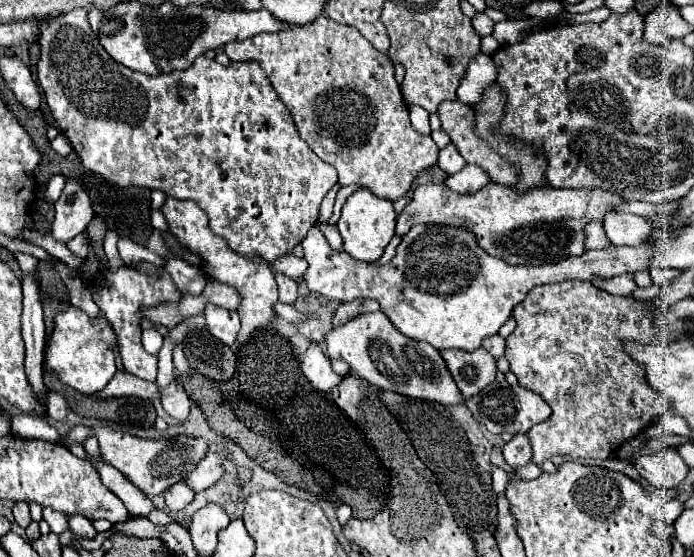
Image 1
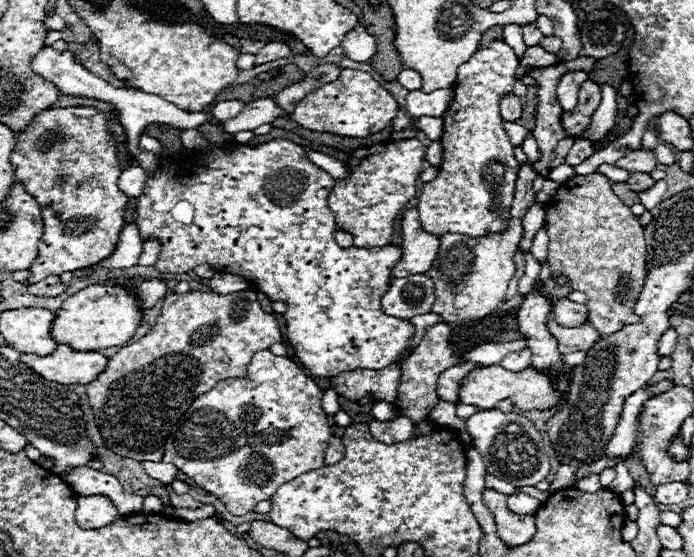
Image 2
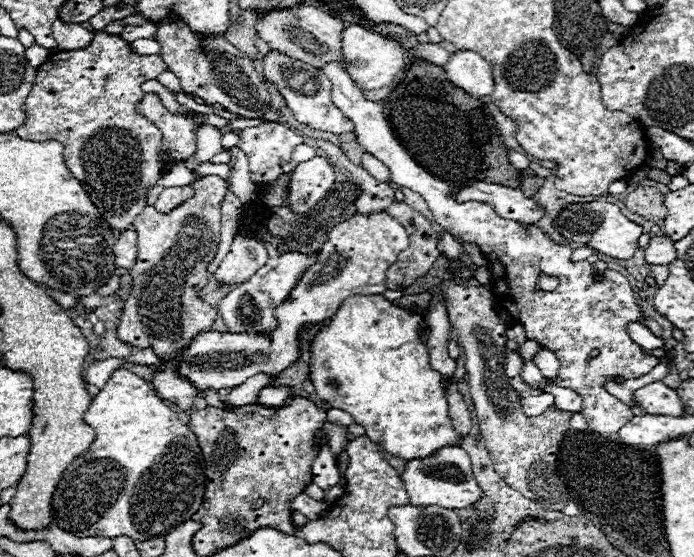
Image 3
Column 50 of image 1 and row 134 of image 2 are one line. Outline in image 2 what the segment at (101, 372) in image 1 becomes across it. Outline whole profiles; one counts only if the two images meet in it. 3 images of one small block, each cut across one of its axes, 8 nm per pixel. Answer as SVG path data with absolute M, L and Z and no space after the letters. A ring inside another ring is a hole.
M344 68L338 80L322 84L310 92L294 110L292 120L314 132L330 132L342 138L366 138L380 132L396 116L398 104L388 90L380 86L368 72Z

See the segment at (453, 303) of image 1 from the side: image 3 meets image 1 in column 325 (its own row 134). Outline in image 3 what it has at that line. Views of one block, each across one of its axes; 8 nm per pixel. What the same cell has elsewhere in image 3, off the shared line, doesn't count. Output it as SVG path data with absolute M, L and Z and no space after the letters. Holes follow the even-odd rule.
M278 122L234 132L240 136L238 148L248 156L252 180L264 186L282 174L280 160L288 160L292 148L304 142L300 134Z

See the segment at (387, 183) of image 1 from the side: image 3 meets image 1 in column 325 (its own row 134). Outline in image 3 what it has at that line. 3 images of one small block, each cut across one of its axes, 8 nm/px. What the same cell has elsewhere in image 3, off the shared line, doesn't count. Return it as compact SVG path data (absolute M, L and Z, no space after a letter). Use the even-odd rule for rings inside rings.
M100 32L94 36L90 46L82 50L52 52L48 60L38 68L34 88L24 102L26 122L16 130L16 134L22 140L30 142L62 142L64 160L72 176L80 180L82 186L86 186L92 204L98 208L100 216L116 234L122 234L126 228L132 226L134 218L146 206L146 196L150 188L160 178L158 146L162 142L162 134L150 120L136 114L136 104L144 96L140 84L150 78L156 78L164 70L168 68L158 54L136 54L122 36Z

